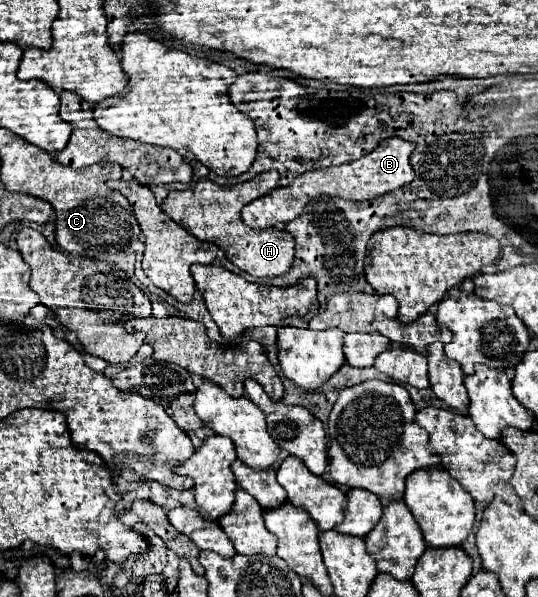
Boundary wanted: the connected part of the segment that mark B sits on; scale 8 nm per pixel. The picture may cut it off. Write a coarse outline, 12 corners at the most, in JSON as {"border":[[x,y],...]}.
{"border":[[402,138],[310,170],[242,208],[250,228],[284,226],[308,200],[372,200],[414,180]]}

